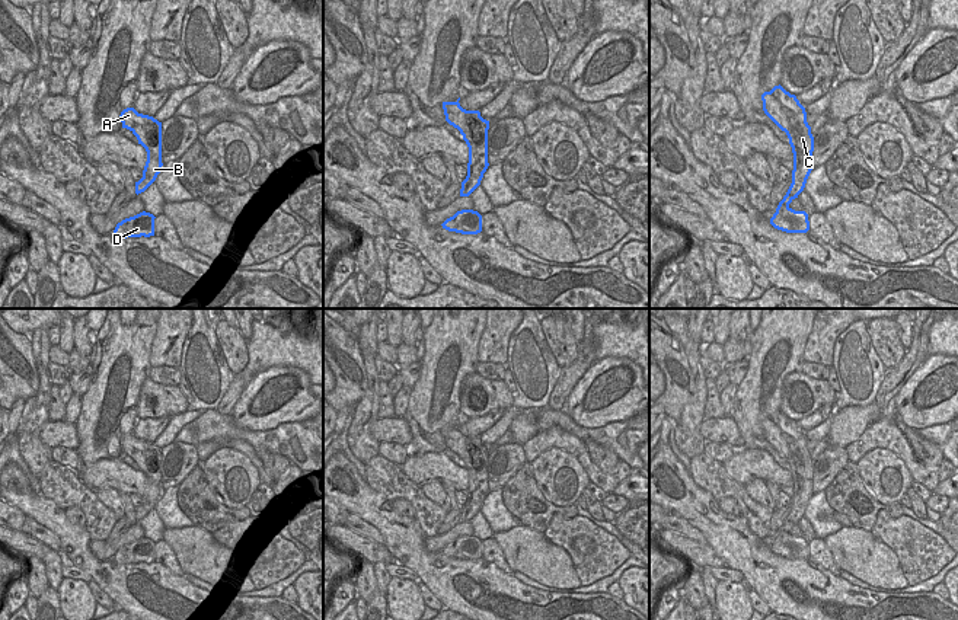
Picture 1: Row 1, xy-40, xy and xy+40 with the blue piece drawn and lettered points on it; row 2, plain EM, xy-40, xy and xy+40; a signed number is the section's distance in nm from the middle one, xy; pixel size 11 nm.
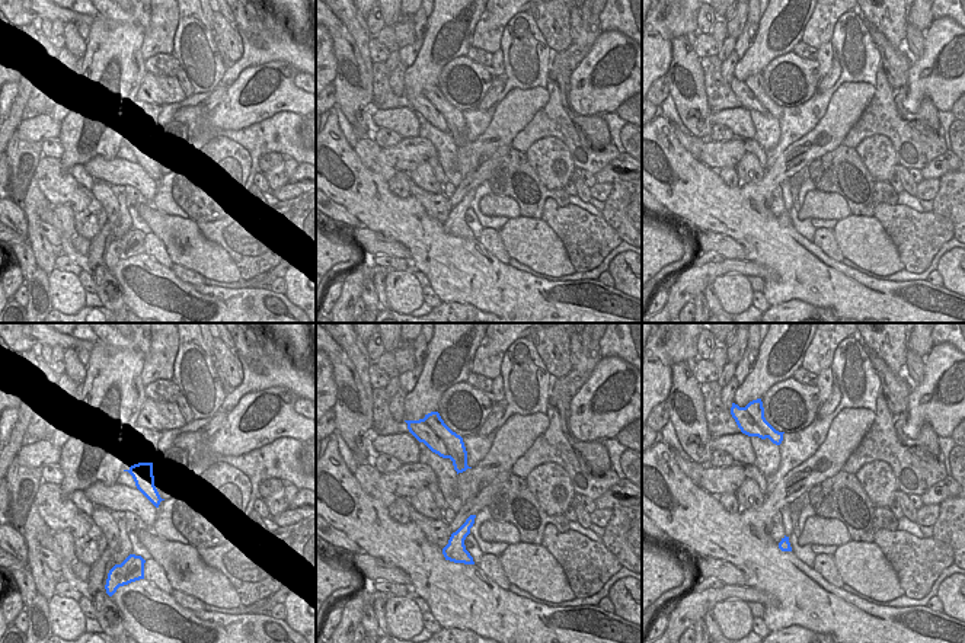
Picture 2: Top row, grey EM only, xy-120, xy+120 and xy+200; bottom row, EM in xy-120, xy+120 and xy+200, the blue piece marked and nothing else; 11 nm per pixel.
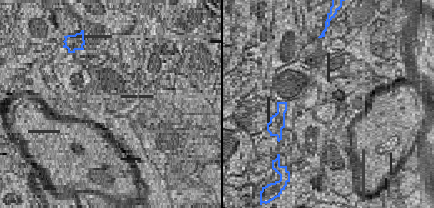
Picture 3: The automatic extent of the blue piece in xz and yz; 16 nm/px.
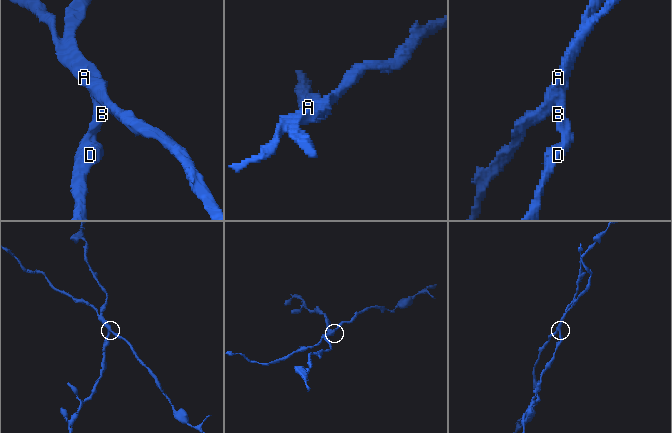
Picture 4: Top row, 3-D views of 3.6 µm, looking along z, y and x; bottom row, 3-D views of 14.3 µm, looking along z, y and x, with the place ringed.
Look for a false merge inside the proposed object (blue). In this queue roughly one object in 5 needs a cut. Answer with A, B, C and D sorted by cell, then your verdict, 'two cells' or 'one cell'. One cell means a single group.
groups A / B C D; two cells

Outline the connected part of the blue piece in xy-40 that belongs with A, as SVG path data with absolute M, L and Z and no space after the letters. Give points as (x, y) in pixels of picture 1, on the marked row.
M127 108L119 115L122 128L130 130L138 144L147 146L156 156L162 154L162 122L153 116L138 114L134 108Z

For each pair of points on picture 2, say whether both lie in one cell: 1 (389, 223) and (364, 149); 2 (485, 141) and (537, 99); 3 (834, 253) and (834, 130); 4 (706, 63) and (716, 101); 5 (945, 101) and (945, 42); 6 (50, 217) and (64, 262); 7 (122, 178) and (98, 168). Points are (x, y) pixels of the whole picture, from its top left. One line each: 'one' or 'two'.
1: two
2: one
3: two
4: one
5: one
6: two
7: one

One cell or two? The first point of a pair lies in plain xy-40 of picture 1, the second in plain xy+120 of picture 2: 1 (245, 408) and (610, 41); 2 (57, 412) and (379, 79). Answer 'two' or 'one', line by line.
1: one
2: one

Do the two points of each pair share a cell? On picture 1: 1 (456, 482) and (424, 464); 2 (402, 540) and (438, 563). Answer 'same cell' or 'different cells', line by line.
1: same cell
2: same cell

